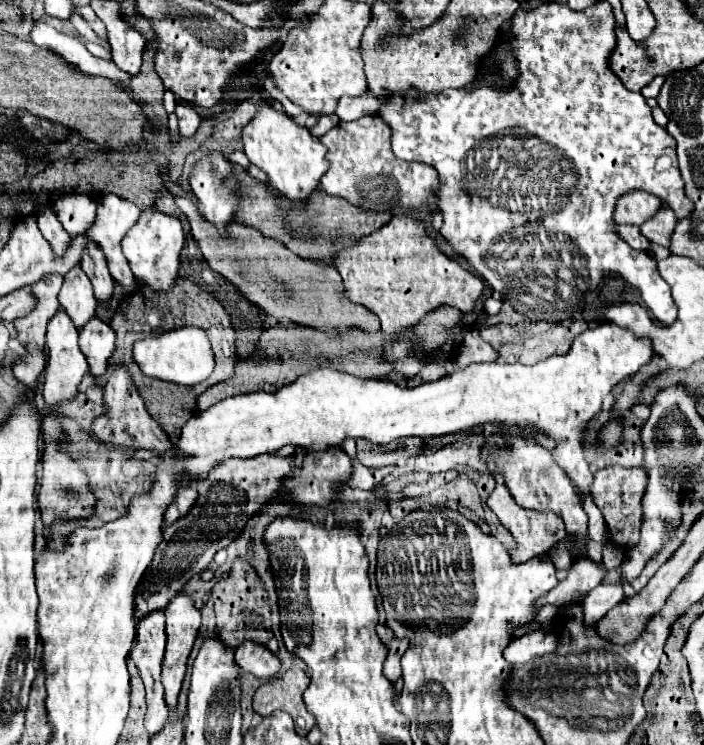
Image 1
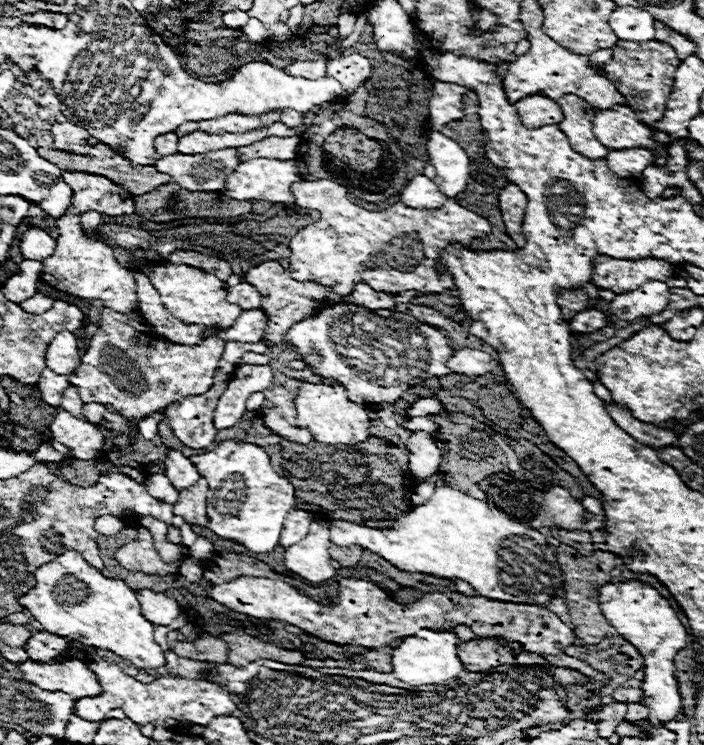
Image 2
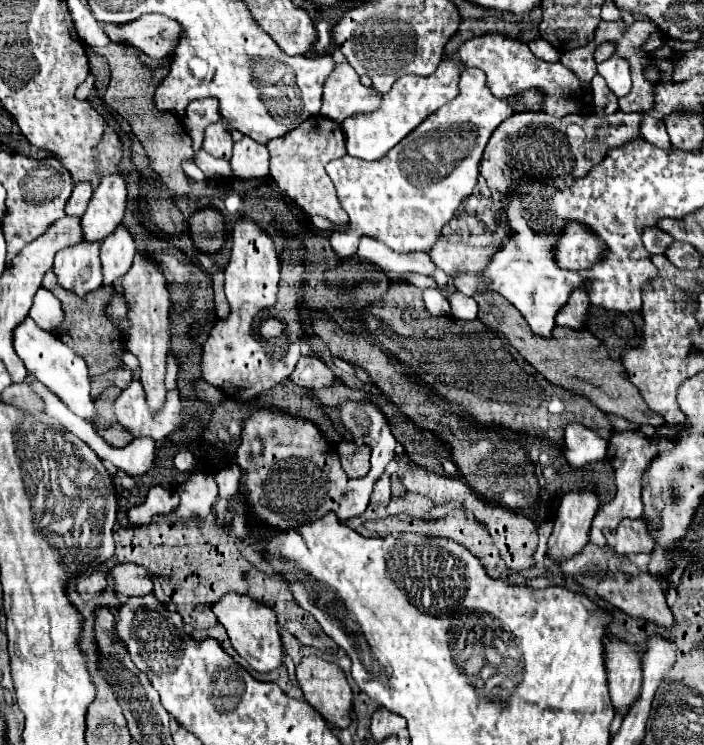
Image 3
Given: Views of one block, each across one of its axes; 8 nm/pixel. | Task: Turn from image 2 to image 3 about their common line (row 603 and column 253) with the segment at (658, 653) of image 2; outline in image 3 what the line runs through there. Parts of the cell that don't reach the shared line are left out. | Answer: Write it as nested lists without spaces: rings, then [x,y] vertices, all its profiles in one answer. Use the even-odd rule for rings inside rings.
[[[226,592],[220,600],[212,606],[218,622],[228,630],[228,636],[232,640],[232,646],[238,650],[240,656],[248,660],[248,664],[258,672],[270,672],[274,668],[282,666],[284,658],[284,644],[282,636],[276,624],[276,614],[272,608],[268,608],[262,602],[256,602],[254,598],[238,592]]]

